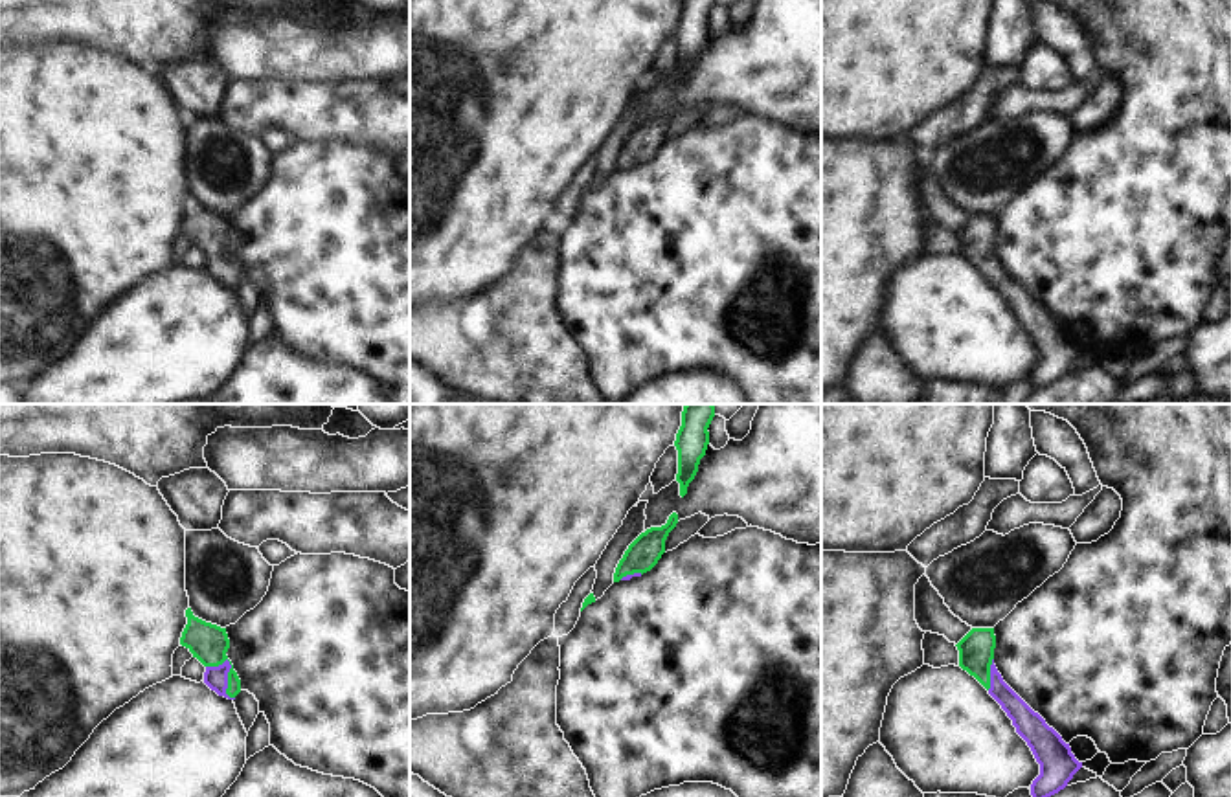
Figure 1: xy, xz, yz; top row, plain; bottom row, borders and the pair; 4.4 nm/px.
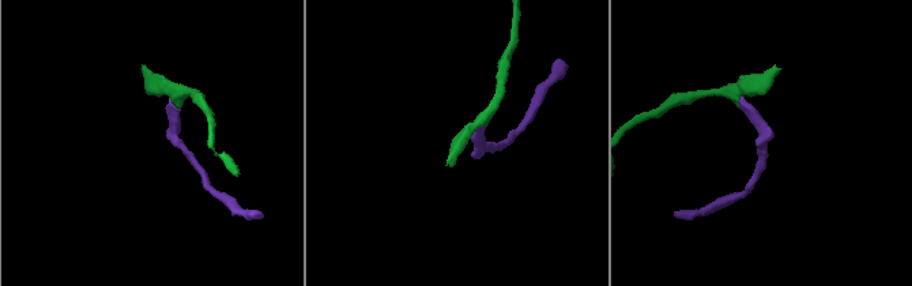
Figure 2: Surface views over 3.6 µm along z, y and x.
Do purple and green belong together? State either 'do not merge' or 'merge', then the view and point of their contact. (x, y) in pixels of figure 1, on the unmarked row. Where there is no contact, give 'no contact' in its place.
merge; contact xy (228, 259)

